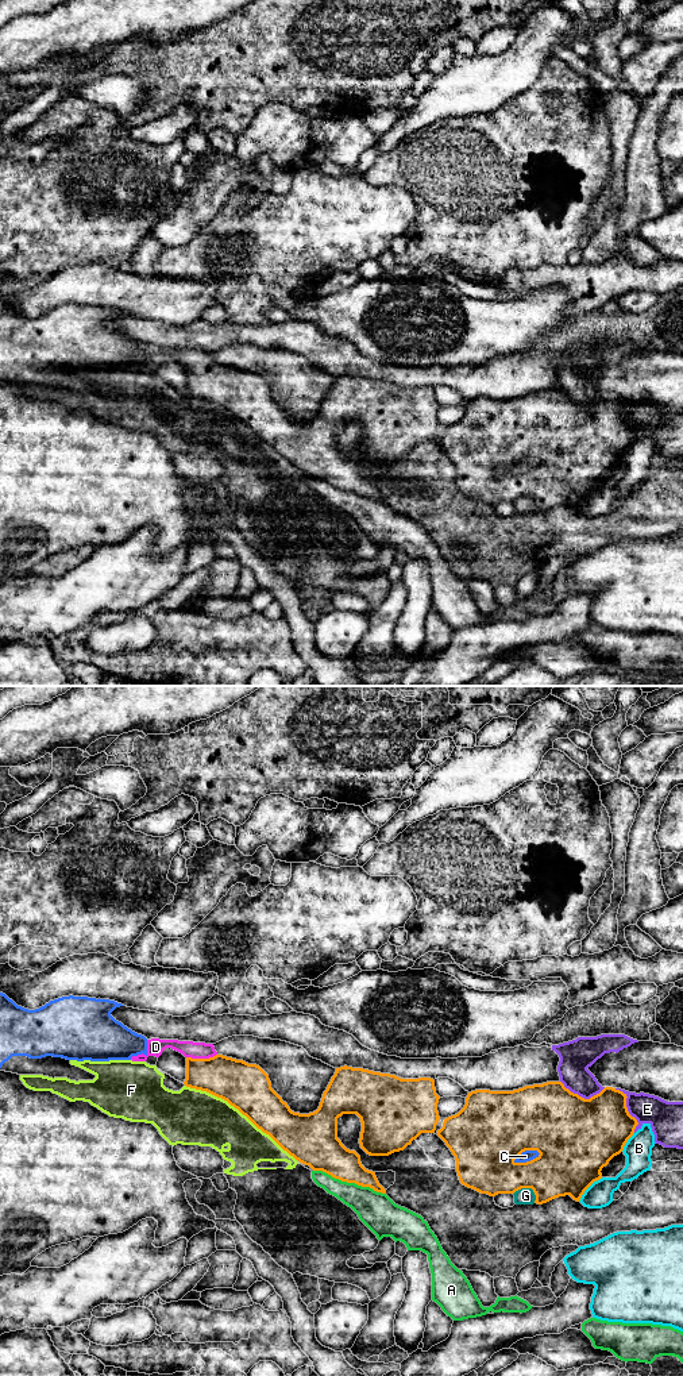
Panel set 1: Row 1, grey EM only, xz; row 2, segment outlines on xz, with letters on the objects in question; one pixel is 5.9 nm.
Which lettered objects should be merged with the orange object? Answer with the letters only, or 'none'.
D

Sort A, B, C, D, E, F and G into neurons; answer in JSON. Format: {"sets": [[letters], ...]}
{"sets": [["A"], ["B"], ["C"], ["D"], ["E"], ["F"], ["G"]]}

